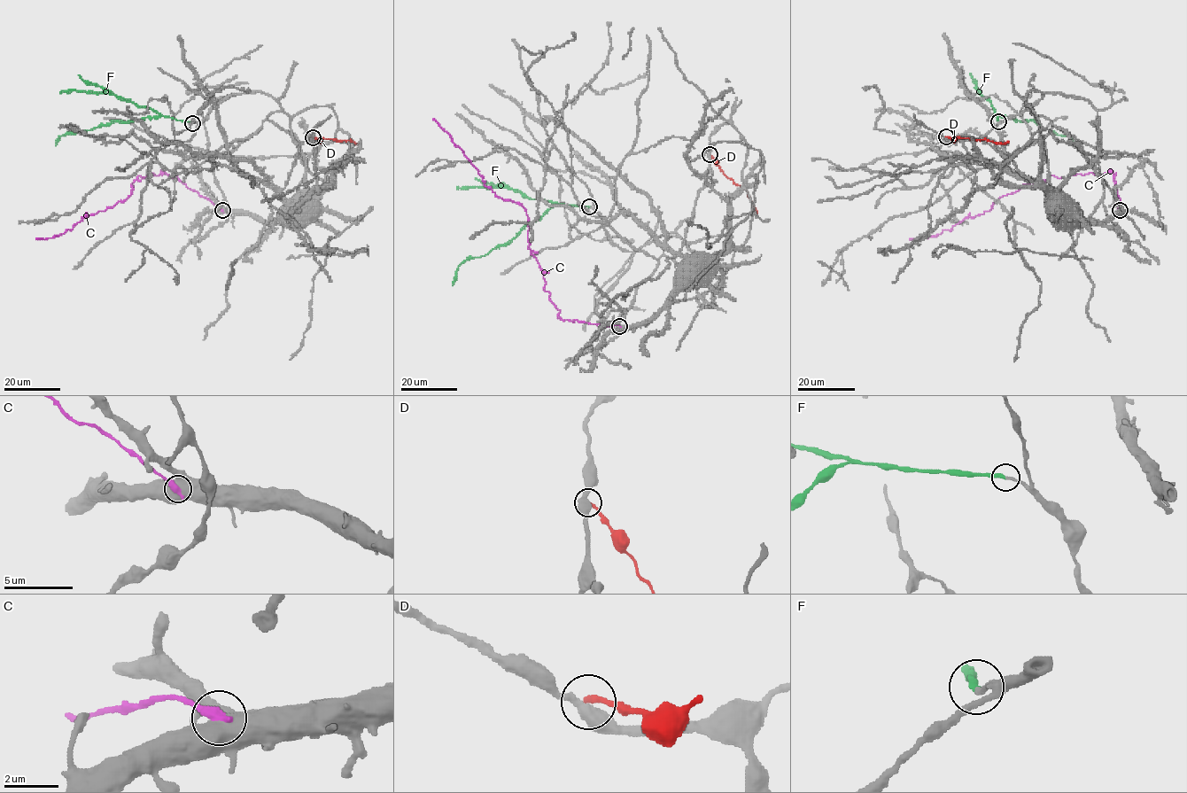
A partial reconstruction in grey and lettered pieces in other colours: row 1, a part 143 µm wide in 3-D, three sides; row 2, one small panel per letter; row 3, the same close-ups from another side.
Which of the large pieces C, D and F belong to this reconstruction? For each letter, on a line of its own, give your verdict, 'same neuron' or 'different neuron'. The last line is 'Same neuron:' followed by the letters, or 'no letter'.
C: different neuron
D: different neuron
F: same neuron
Same neuron: F

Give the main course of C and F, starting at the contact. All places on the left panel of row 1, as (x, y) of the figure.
C: (222, 210), (179, 180), (163, 172), (152, 173), (139, 175), (124, 200), (81, 218), (58, 236), (36, 238)
F: (192, 122), (164, 116), (128, 122), (112, 121), (82, 132), (66, 133), (55, 145)

